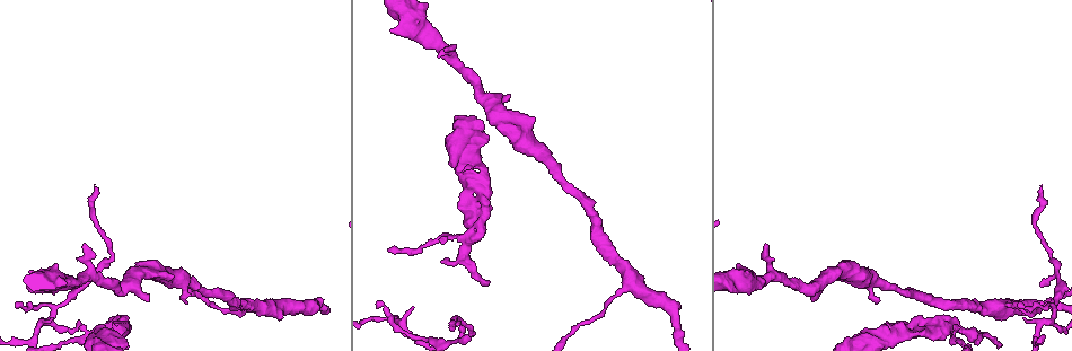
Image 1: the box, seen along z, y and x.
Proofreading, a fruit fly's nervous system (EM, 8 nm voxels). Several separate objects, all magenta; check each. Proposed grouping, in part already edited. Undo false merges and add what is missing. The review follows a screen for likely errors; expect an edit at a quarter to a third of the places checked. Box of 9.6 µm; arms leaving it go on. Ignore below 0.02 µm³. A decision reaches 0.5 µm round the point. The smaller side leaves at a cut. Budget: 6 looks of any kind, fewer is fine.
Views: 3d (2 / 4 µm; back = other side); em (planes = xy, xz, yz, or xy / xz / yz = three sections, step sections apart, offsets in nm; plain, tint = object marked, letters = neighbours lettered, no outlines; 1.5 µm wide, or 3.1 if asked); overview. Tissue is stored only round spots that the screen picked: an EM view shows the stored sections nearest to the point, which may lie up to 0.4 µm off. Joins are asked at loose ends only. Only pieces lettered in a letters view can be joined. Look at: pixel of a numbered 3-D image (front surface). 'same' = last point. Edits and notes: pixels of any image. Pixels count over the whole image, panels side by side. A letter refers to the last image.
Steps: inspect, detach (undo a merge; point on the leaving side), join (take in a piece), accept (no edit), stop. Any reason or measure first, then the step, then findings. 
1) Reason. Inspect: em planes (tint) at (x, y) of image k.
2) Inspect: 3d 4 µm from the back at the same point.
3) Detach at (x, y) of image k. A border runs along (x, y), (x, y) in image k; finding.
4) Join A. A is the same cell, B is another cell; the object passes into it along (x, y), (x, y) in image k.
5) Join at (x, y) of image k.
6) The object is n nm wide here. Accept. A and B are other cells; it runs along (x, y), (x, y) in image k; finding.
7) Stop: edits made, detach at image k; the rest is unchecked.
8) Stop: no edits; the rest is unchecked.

Free end. Inspect: em yz step 8 (letters) at (377, 303) of image 1.

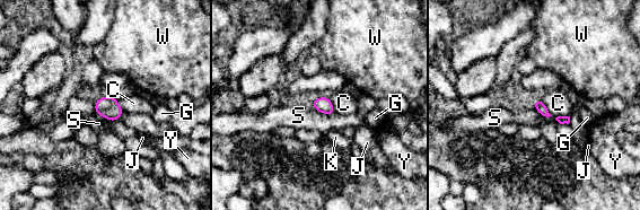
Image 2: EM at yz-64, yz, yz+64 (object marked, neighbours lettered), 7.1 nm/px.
Cut it another way. Inspect: em planes (letters) at the same point.

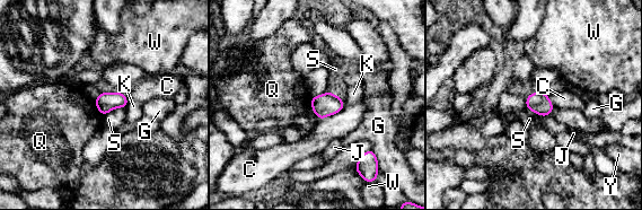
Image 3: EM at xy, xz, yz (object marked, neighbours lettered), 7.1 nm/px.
Accept. C, G, J, K, Q, S, W and Y are other cells; a border runs along (94, 101), (97, 110), (103, 115) in image 3; no lettered piece goes on from it.

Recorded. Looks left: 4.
Free end. Inspect: 3d 4 µm at (976, 342) of image 1.

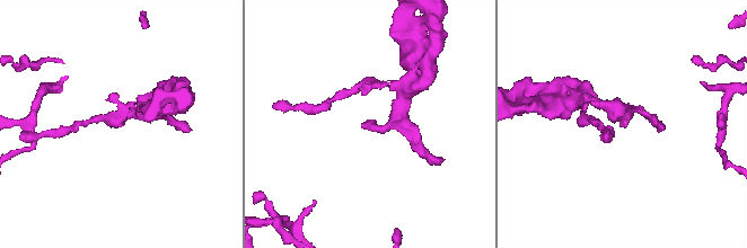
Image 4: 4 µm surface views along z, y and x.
Need the tissue. Inspect: em planes (letters) at (626, 121) of image 4.

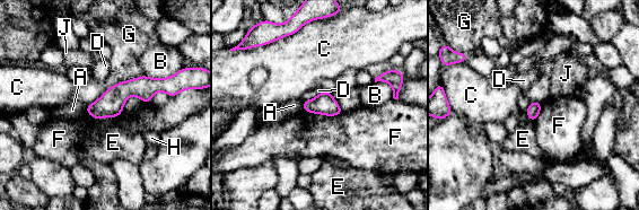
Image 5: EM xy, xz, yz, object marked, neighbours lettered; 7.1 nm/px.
The longest contact is with G, 460 nm. Accept. A, B, C, D, E, F, G, H and J are other cells; no lettered piece goes on from it.

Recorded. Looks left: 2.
Thick turns thin. Inspect: em planes (tint) at (753, 282) of image 1.

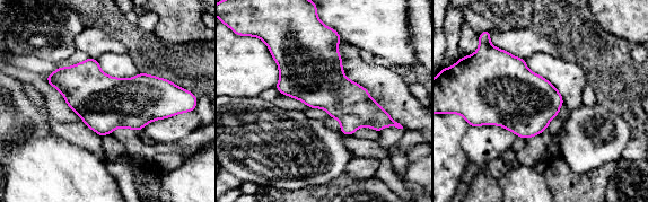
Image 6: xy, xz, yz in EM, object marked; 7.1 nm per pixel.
Inspect: em planes (letters) at the same point.

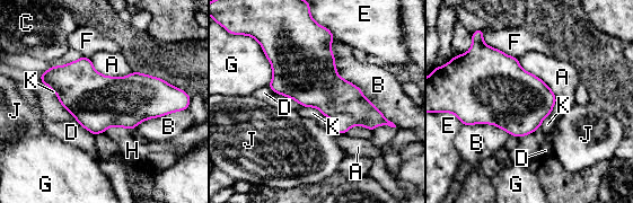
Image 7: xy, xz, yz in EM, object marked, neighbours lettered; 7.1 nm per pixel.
The longest contact is with B, 700 nm. Accept. A, B, C, D, E, F, G, H, J and K are other cells; a border runs along (301, 105), (316, 107), (322, 115) in image 7; one cell here.

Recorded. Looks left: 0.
Stop: no edits; the rest is unchecked.

